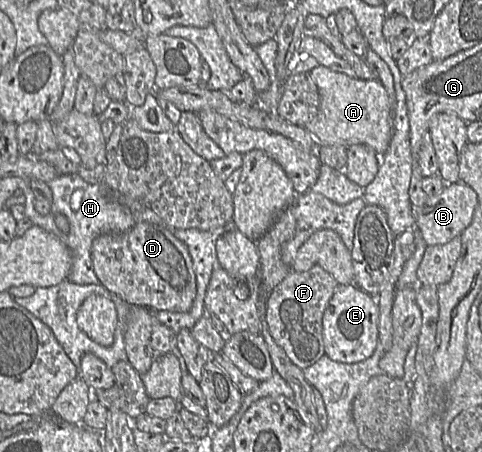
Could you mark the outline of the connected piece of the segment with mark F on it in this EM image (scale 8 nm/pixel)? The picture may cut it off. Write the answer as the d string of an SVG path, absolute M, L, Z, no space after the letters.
M318 265L305 272L290 270L272 291L266 306L266 323L275 343L302 370L325 355L322 318L339 283Z

